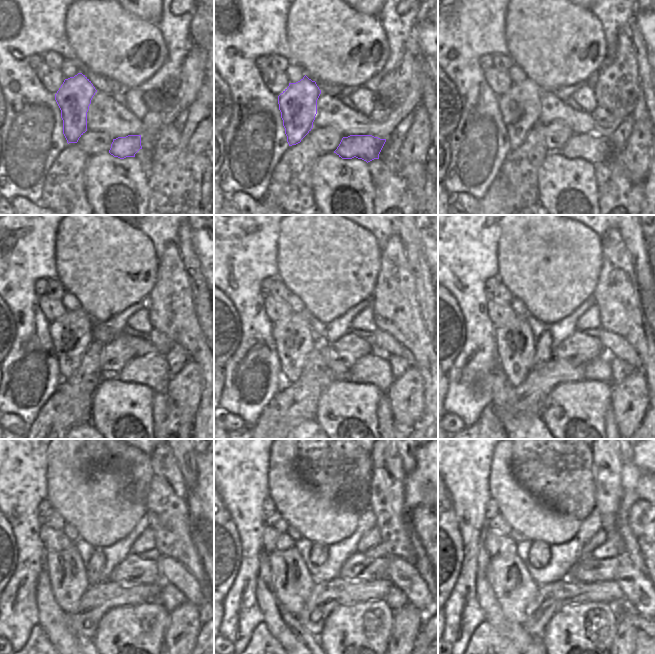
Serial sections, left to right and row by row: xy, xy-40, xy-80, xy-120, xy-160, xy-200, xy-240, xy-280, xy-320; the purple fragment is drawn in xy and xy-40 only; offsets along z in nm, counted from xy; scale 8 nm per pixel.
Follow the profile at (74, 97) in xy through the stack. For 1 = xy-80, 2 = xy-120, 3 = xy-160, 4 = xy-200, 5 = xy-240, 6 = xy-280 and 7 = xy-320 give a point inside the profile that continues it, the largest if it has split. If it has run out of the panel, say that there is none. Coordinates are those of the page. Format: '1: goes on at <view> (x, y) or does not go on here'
1: goes on at xy-80 (520, 107)
2: goes on at xy-120 (71, 334)
3: goes on at xy-160 (294, 339)
4: goes on at xy-200 (515, 343)
5: goes on at xy-240 (67, 574)
6: goes on at xy-280 (292, 582)
7: goes on at xy-320 (513, 586)

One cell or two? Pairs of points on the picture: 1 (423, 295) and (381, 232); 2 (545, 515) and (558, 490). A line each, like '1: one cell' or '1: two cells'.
1: two cells
2: two cells

